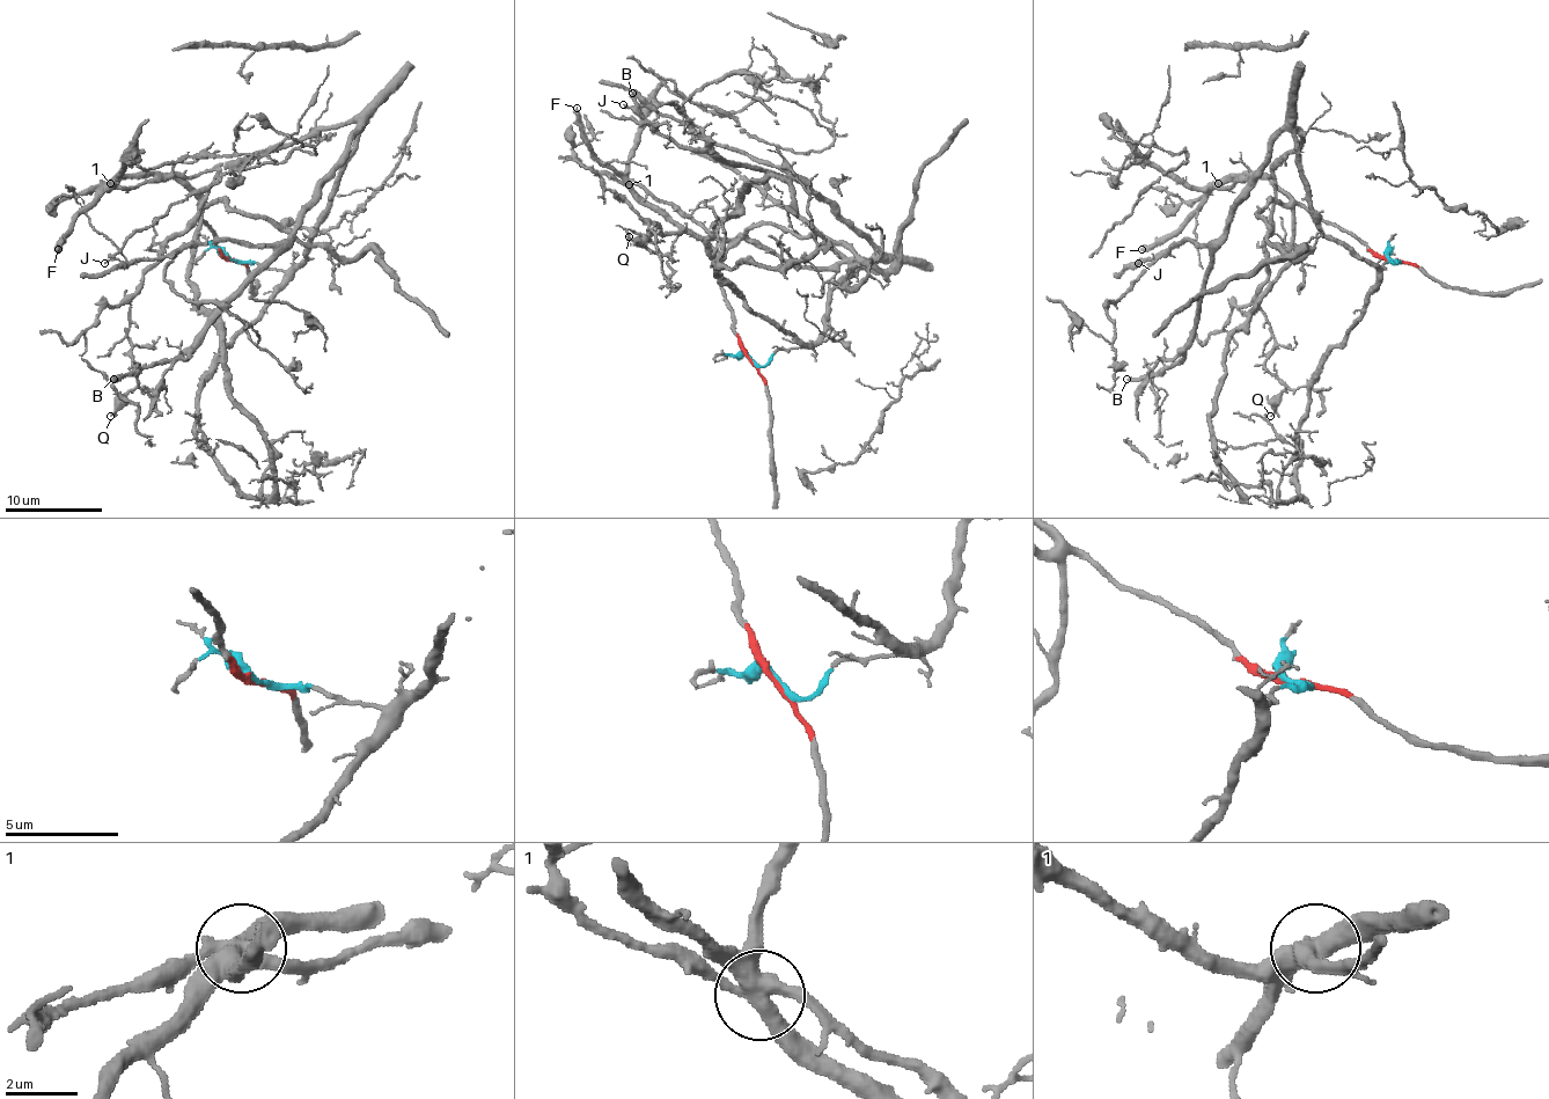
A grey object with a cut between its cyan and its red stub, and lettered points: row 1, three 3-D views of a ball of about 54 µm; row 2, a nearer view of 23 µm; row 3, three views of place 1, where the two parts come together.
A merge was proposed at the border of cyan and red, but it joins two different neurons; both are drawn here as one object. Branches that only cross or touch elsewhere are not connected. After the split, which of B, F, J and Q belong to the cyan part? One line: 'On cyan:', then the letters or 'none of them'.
On cyan: B, J, Q

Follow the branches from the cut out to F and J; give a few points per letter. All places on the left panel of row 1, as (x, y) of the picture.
F: (230, 259), (202, 221), (202, 204), (180, 182), (155, 175), (118, 175), (76, 215), (58, 250)
J: (230, 259), (292, 270), (305, 257), (358, 131), (287, 237), (182, 243), (162, 257), (104, 263)

